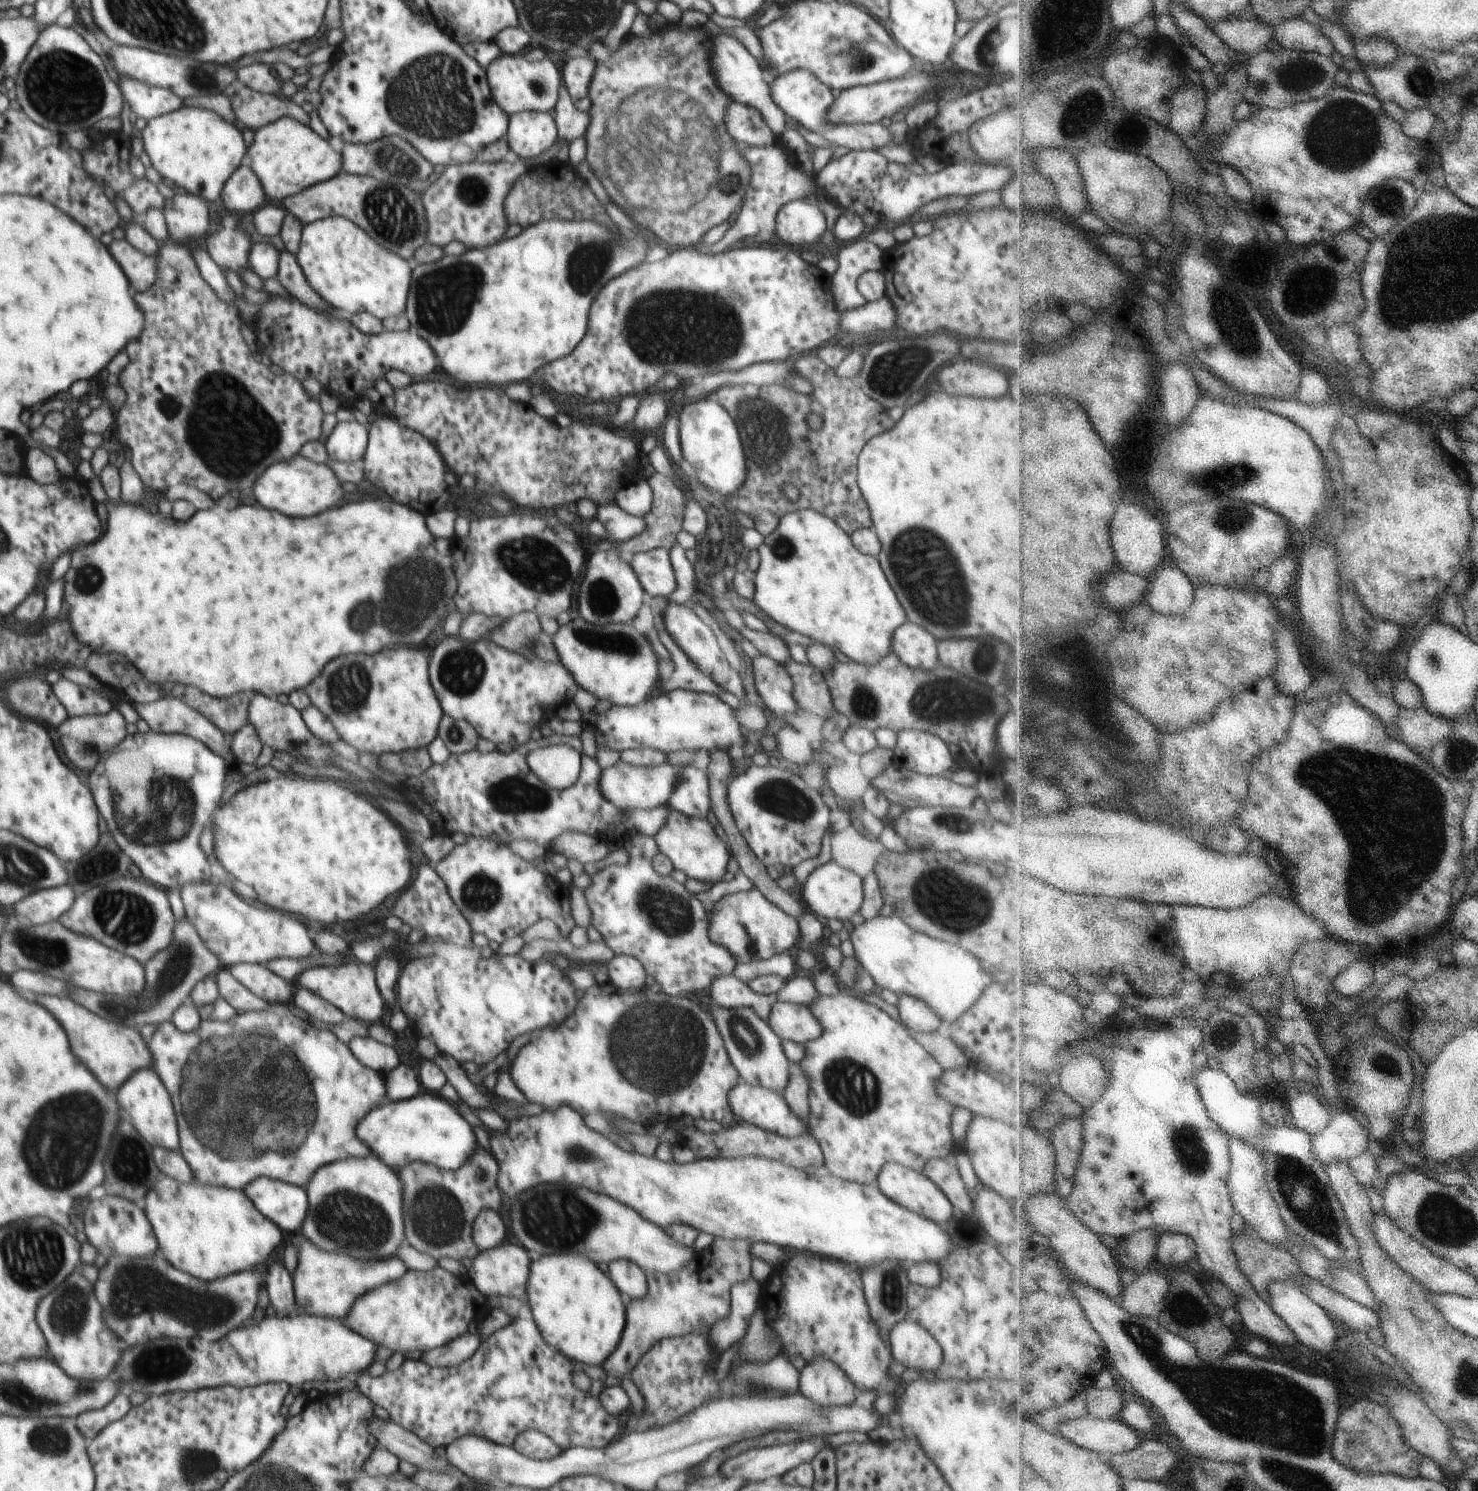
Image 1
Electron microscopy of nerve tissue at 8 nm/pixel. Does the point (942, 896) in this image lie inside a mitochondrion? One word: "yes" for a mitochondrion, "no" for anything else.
yes

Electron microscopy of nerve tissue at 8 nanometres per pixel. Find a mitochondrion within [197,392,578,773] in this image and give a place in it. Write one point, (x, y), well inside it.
(400, 577)

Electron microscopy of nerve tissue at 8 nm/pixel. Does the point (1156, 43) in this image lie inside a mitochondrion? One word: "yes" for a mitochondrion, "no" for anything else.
no

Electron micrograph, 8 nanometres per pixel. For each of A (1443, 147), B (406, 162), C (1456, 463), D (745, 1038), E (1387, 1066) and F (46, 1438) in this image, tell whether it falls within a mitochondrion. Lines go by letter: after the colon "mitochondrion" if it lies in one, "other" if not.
A: other
B: mitochondrion
C: other
D: mitochondrion
E: mitochondrion
F: mitochondrion

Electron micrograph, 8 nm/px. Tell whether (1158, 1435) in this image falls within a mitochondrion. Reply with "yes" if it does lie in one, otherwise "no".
no

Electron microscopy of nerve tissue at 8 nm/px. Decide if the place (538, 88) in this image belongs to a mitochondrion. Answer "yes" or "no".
yes

